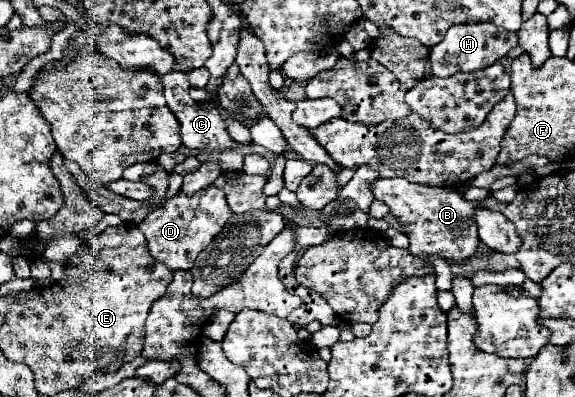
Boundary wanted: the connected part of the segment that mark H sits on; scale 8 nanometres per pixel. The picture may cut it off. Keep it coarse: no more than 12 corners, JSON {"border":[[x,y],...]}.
{"border":[[454,24],[430,50],[434,76],[482,70],[518,36],[492,24]]}

